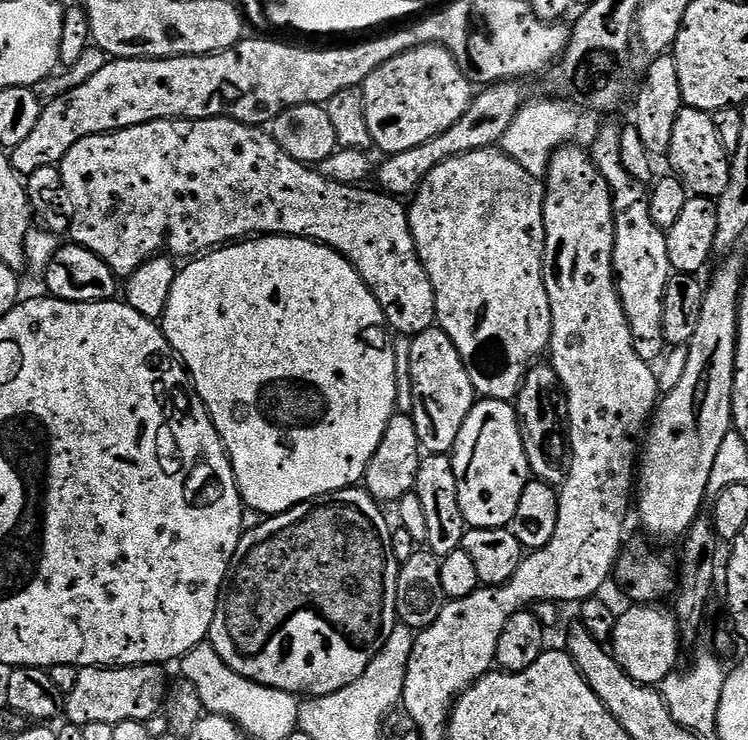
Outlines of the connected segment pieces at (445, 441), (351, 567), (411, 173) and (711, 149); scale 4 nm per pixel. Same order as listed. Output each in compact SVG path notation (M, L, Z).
M439 326L430 327L422 334L411 337L408 346L408 373L412 383L410 415L414 422L414 430L418 430L421 449L428 454L451 453L458 438L458 430L462 430L462 422L466 422L466 414L470 414L472 405L478 399L478 393L470 382L470 374L466 374L466 366L454 342L450 342L448 335Z
M349 486L296 504L277 516L261 519L261 524L254 525L249 532L247 529L232 551L232 558L228 562L228 573L224 575L224 585L220 588L220 597L214 610L214 620L208 631L207 643L211 644L213 650L220 655L222 662L226 662L226 666L230 666L238 674L262 686L286 690L293 694L305 692L303 695L308 698L334 694L359 678L366 670L374 649L381 643L382 633L386 628L384 611L387 608L389 611L390 602L396 599L398 564L392 555L392 547L388 544L390 520L387 520L380 511L382 511L381 505L373 500L363 487Z
M497 82L481 87L473 95L472 101L468 103L468 109L454 122L445 132L441 132L425 144L414 146L410 150L393 152L383 157L384 161L378 164L374 176L380 179L379 187L392 194L400 192L411 193L417 187L418 181L424 173L429 172L434 166L449 160L460 152L471 152L474 148L490 148L500 141L513 114L519 110L522 103L520 88L516 82Z
M681 107L670 134L666 160L672 163L671 171L680 177L691 195L718 198L722 190L726 190L730 154L722 146L722 138L718 138L718 130L714 130L714 122L709 113L697 108Z

